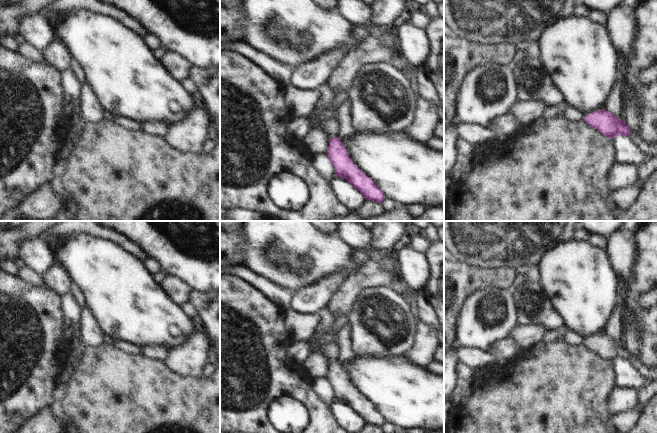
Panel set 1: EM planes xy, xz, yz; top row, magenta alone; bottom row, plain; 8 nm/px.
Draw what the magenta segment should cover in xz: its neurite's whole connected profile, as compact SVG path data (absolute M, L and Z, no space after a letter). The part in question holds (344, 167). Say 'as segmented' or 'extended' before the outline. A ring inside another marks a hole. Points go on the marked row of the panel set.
extended; M320 119L318 128L329 138L327 156L334 167L335 176L345 179L362 193L365 200L381 203L385 199L383 192L354 164L341 143L338 137L339 123L337 120Z

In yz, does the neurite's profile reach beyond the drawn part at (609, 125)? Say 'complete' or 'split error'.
split error

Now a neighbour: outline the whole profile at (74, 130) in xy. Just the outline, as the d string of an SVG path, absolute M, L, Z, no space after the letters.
M83 122L70 126L69 135L67 139L70 139L76 142L78 140L79 132L82 130L83 126L84 126Z

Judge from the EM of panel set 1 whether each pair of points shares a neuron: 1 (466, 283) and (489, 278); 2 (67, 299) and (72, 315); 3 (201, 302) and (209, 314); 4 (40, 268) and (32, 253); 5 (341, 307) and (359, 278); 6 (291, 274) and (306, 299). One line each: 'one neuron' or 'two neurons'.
1: one neuron
2: one neuron
3: one neuron
4: one neuron
5: one neuron
6: two neurons

